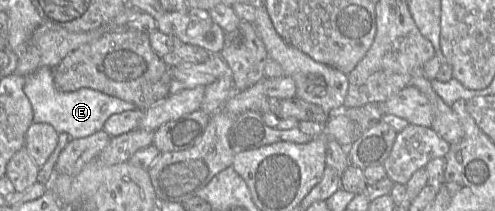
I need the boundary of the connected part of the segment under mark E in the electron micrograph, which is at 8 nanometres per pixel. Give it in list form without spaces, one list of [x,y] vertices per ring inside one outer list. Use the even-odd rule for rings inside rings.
[[[41,66],[24,77],[24,93],[32,105],[33,122],[48,123],[58,133],[68,133],[72,139],[84,138],[102,130],[113,114],[137,109],[132,103],[90,88],[71,92],[58,91],[54,85],[54,69],[48,66]]]

